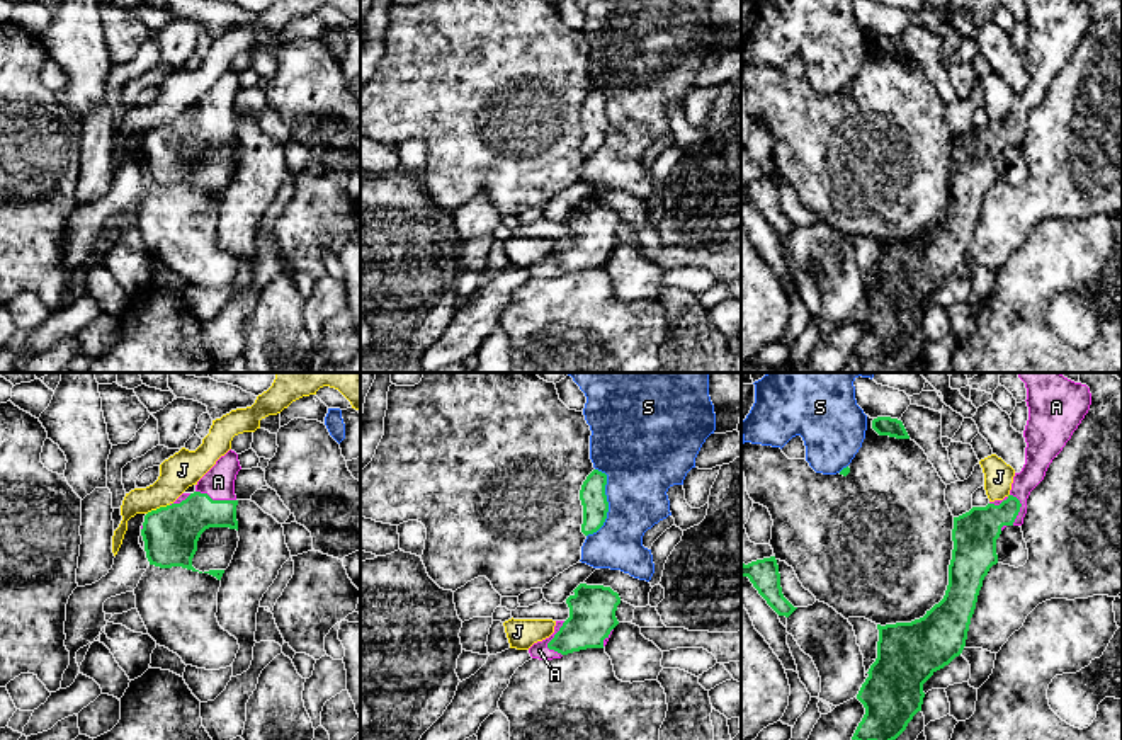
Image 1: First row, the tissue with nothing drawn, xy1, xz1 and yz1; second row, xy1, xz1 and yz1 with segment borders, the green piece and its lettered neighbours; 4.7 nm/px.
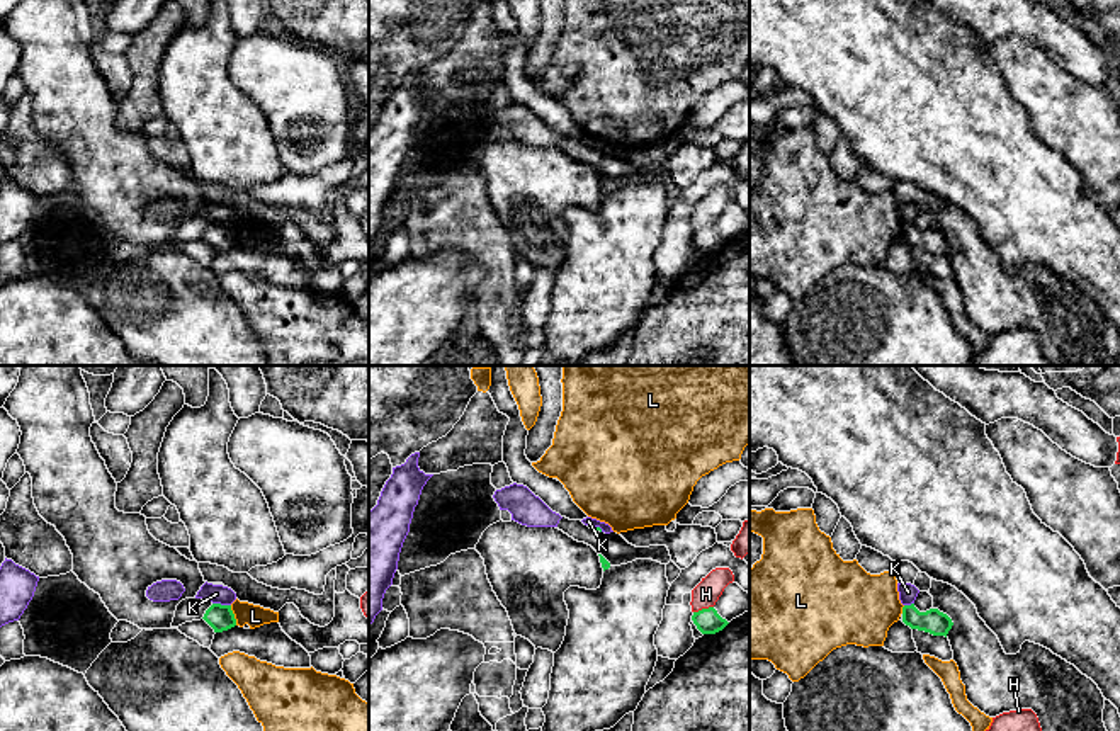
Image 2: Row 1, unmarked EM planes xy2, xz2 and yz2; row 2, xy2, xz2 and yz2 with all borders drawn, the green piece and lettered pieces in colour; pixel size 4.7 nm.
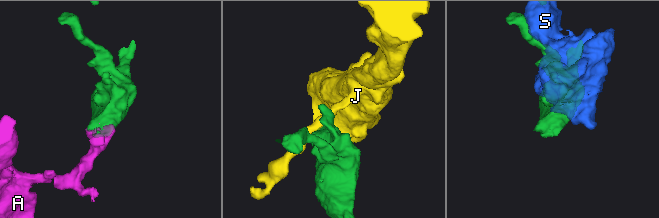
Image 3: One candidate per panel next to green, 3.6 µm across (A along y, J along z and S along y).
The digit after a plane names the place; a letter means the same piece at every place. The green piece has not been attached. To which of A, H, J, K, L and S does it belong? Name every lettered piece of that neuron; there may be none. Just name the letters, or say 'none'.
A

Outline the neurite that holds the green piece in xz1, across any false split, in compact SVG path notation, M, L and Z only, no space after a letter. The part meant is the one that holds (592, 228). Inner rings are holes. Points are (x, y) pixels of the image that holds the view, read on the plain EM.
M580 202L566 218L570 236L556 240L554 252L529 267L532 277L552 279L563 274L604 267L619 243L620 216L610 206Z

